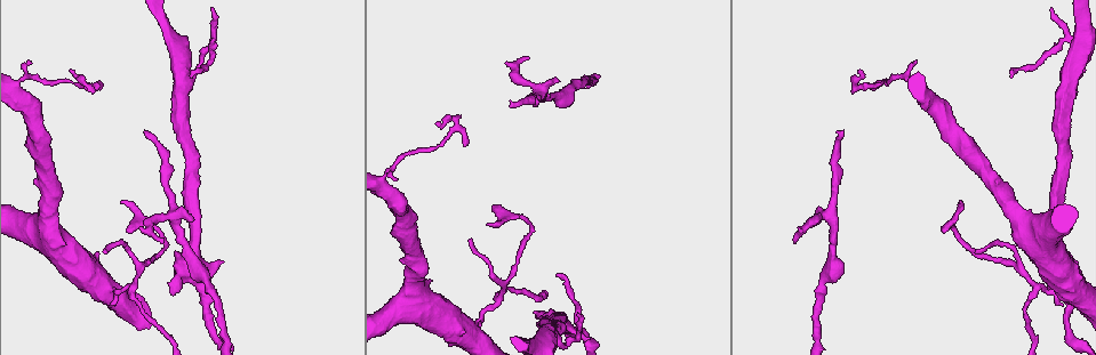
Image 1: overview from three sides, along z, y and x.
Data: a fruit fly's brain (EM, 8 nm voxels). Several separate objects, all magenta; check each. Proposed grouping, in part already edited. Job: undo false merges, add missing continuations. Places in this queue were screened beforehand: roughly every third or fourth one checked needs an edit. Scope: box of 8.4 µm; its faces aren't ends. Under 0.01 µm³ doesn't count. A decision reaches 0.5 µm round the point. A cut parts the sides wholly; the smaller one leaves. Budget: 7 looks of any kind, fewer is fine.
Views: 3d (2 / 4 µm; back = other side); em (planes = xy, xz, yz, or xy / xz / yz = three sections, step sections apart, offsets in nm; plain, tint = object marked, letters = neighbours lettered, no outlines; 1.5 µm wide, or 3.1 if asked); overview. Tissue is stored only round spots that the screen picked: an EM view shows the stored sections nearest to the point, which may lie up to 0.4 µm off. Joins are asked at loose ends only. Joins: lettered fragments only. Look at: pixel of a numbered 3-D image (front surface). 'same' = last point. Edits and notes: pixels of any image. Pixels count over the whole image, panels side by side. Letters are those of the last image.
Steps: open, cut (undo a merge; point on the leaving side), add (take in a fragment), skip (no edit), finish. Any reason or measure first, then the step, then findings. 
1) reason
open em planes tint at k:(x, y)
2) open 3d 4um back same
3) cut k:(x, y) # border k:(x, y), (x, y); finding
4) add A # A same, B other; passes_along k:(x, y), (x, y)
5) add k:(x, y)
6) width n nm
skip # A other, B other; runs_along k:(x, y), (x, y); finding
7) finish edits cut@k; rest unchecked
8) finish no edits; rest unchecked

open em planes plain at 1:(558, 275)

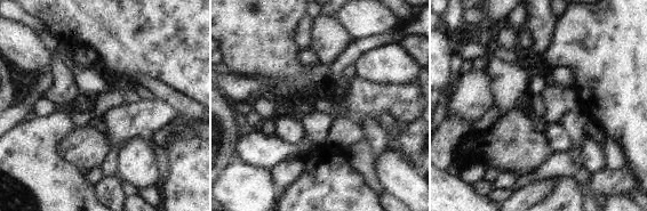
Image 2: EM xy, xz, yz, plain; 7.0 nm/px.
what lies round it
open em planes letters same

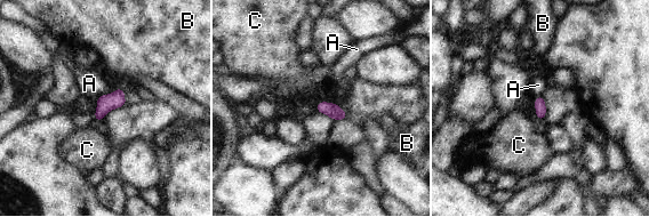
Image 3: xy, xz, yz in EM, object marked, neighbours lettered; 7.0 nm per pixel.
width 80 nm
skip # A other, B other, C other; border 3:(115, 89), (96, 97); none of them fits

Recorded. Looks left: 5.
thin end
open 3d 4um at 1:(958, 202)

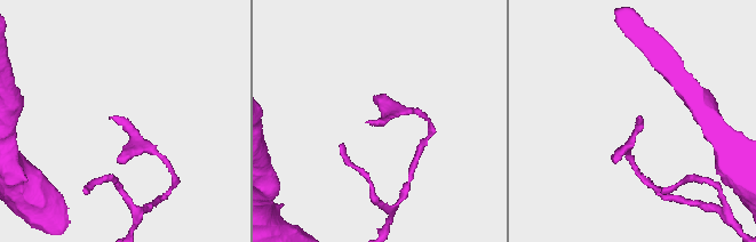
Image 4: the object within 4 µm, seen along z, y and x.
need the tissue
open em planes plain at 4:(368, 120)

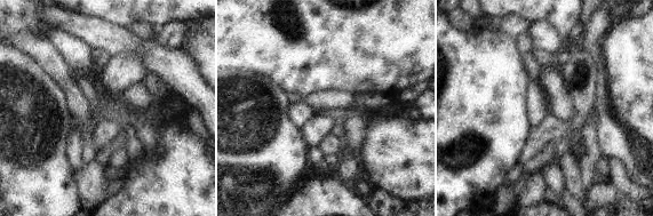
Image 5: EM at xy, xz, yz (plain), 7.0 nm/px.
open em planes letters same

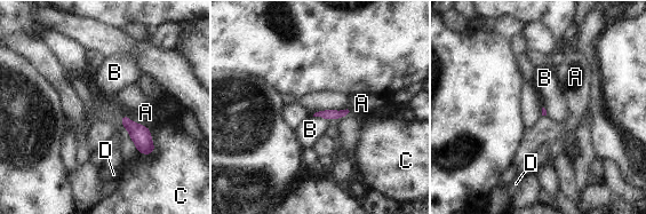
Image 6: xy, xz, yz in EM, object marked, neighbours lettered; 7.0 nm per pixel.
skip # A other, B other, C other, D other; border 6:(312, 116), (319, 116), (328, 120); none of them fits

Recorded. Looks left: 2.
branch point
open 3d 4um at 1:(1020, 269)

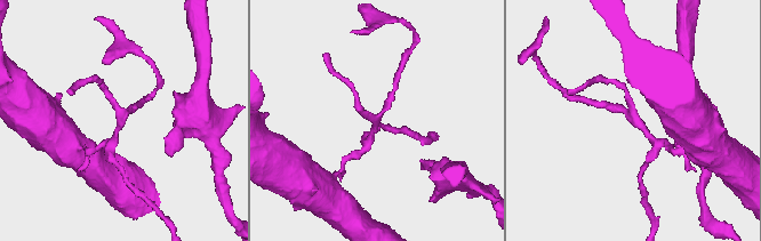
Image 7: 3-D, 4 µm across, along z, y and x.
open em planes letters at 7:(374, 118)

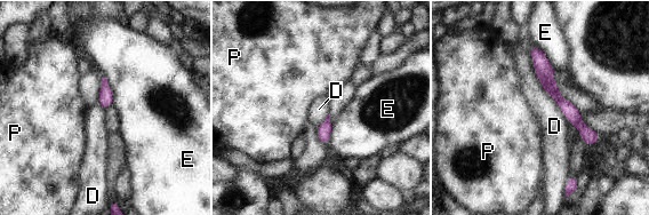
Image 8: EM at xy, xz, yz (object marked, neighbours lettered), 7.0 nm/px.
skip # D other, E other, P other; border 8:(531, 45), (534, 72), (569, 125); all the same cell

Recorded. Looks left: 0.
finish no edits; rest unchecked

